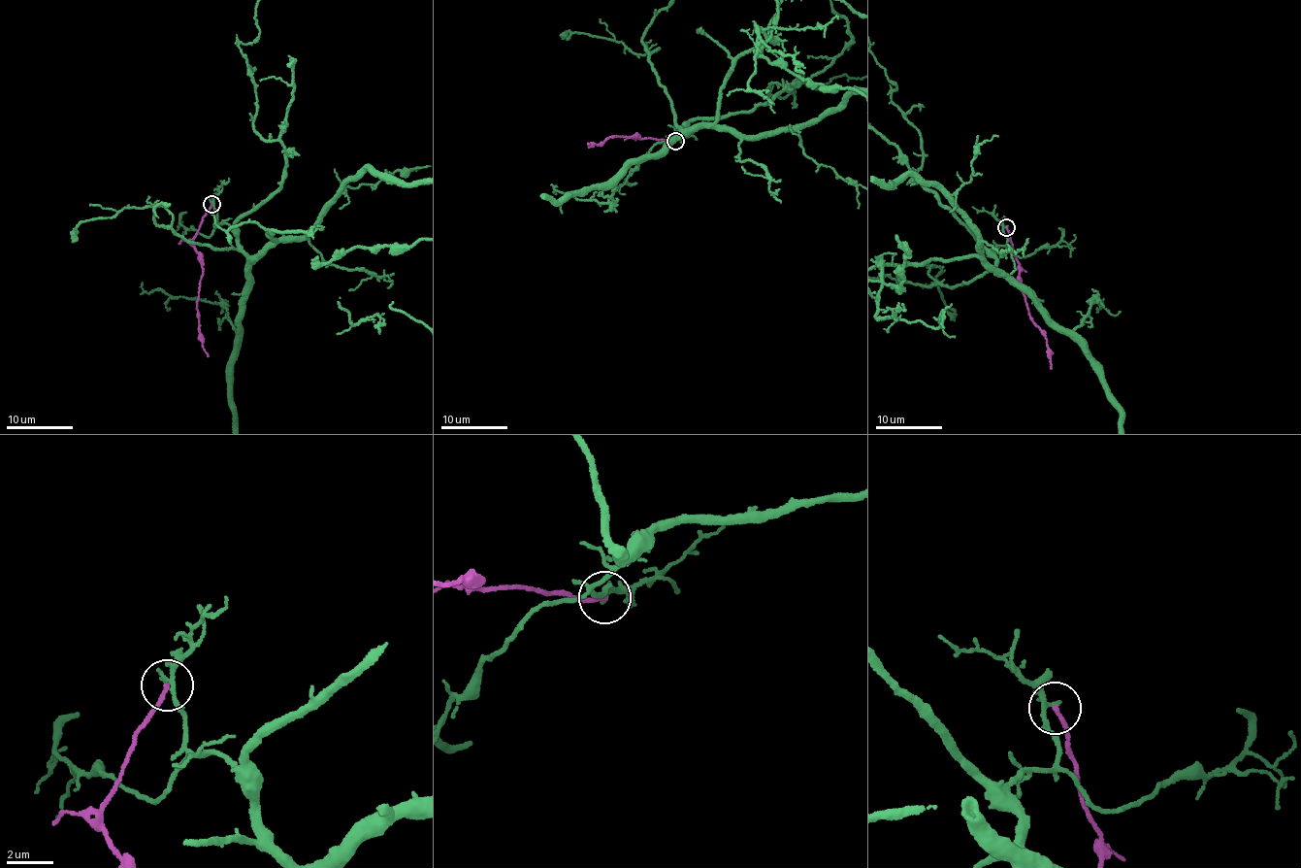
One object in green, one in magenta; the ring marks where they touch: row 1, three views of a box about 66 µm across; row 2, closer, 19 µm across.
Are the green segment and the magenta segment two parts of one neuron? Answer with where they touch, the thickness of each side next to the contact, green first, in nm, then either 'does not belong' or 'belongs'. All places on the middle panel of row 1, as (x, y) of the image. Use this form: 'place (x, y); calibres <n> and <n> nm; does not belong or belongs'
place (675, 141); calibres 170 and 190 nm; does not belong

